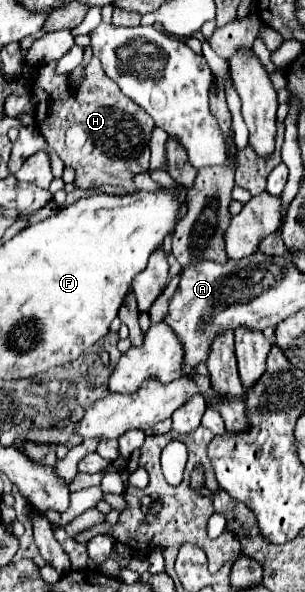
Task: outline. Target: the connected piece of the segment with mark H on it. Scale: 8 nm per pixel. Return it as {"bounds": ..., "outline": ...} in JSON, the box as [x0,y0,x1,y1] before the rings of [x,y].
{"bounds":[33,57,155,191],"outline":[[[97,57],[85,65],[81,83],[75,91],[71,87],[71,75],[57,73],[55,67],[57,61],[39,67],[33,83],[33,95],[37,101],[35,121],[47,145],[57,151],[65,165],[77,171],[77,187],[117,185],[131,191],[131,177],[149,169],[147,141],[155,127],[153,119],[145,109],[121,93],[115,81],[105,75]]]}

